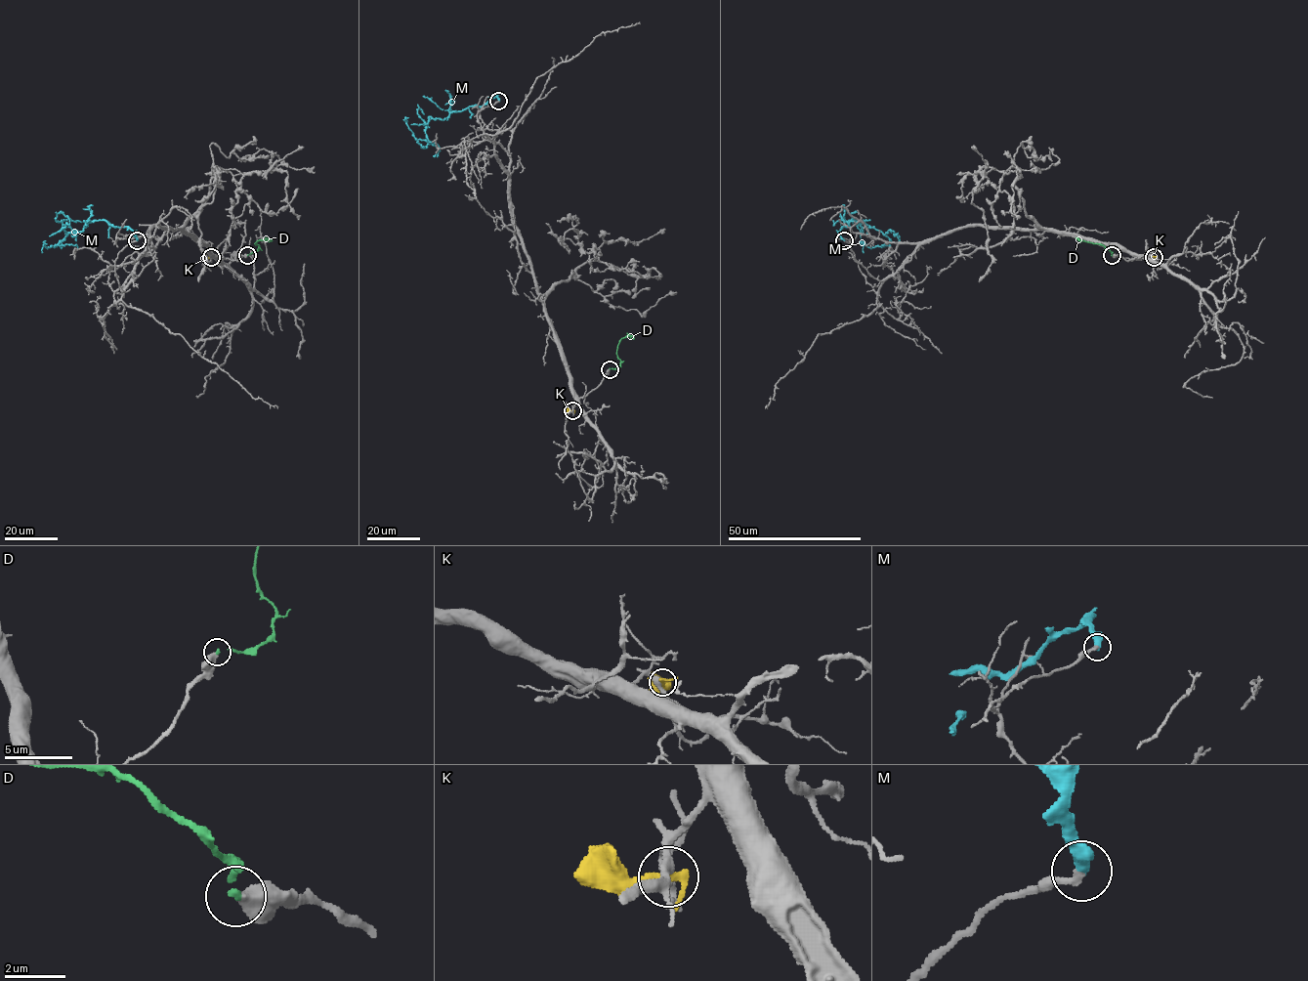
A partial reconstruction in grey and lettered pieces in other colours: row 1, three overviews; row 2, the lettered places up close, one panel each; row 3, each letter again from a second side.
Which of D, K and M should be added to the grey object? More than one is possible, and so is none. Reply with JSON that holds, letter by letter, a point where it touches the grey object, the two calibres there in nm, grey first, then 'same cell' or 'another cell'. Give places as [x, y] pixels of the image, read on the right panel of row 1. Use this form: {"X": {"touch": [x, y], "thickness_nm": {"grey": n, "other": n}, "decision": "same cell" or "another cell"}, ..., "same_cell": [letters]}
{"D": {"touch": [1112, 255], "thickness_nm": {"grey": 550, "other": 160}, "decision": "same cell"}, "K": {"touch": [1154, 257], "thickness_nm": {"grey": 320, "other": 240}, "decision": "another cell"}, "M": {"touch": [844, 240], "thickness_nm": {"grey": 220, "other": 440}, "decision": "another cell"}, "same_cell": ["D"]}

